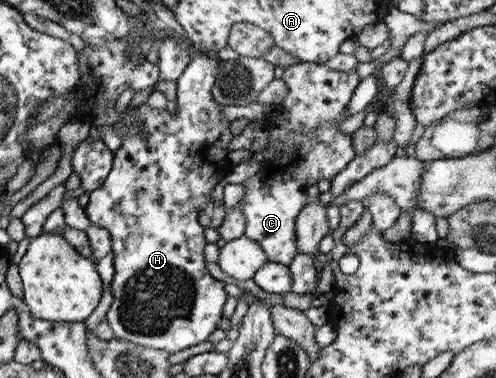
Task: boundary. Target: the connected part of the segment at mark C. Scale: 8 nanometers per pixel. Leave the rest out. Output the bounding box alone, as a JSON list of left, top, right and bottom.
[234,62,360,266]

